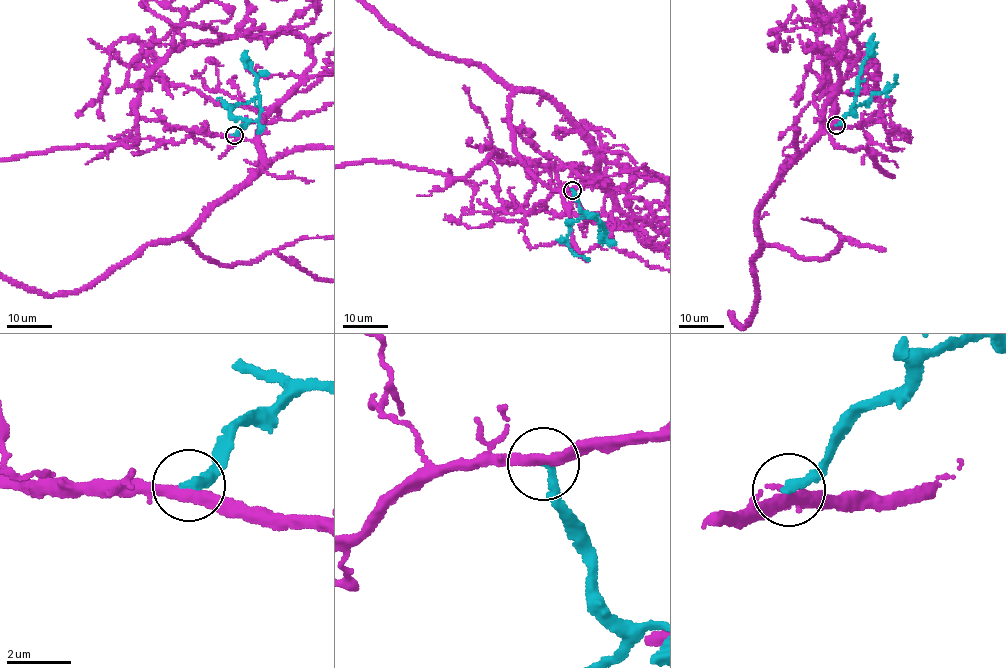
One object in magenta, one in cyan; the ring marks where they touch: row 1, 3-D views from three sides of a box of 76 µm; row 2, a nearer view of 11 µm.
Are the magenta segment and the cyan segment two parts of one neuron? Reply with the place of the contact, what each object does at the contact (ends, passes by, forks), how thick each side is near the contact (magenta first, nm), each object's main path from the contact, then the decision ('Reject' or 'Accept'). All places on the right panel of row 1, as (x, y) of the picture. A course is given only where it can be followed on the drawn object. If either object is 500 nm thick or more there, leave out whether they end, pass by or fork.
Place: (836, 125). At the ring magenta passes by. At the ring cyan ends. Thickness 340 nm (magenta) against 280 nm. Course of cyan: (836, 125), (851, 113), (858, 78), (874, 33). Reject

